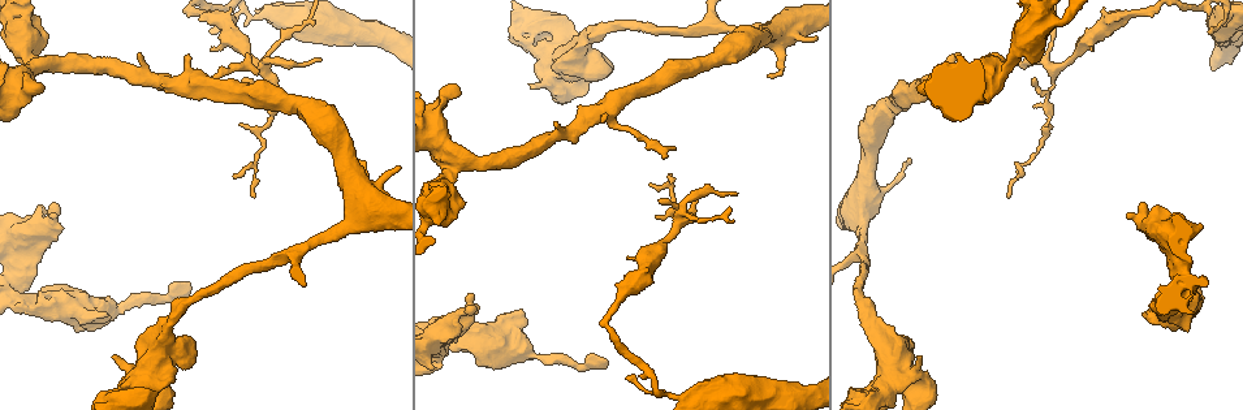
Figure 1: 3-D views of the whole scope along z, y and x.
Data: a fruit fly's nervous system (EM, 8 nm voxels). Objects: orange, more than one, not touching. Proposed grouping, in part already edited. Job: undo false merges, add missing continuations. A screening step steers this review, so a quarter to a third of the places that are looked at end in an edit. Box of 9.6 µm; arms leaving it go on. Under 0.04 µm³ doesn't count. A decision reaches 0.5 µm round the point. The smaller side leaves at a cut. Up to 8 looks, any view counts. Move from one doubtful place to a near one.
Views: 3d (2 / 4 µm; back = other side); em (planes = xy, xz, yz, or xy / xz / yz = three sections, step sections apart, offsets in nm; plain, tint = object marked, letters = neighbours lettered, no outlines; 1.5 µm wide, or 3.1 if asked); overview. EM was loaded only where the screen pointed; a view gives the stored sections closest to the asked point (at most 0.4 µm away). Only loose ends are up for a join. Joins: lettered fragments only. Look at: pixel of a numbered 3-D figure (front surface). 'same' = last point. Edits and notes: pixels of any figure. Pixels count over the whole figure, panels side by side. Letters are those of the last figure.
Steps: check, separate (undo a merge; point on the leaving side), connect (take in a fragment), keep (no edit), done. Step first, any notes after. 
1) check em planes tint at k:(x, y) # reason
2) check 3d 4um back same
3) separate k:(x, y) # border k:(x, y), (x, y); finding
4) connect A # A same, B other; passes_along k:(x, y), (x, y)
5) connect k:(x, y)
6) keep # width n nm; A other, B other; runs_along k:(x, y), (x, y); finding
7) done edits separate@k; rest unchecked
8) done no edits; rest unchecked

check 3d 2um at 1:(188, 283) # long arm stops here

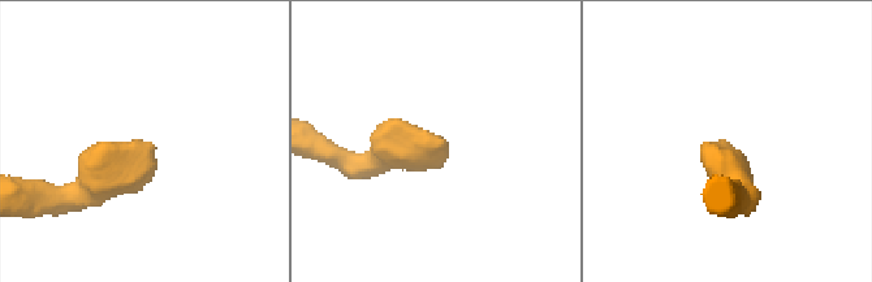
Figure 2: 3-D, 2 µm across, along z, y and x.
check em xy step 8 letters at 2:(444, 149) # shape alone is not enough

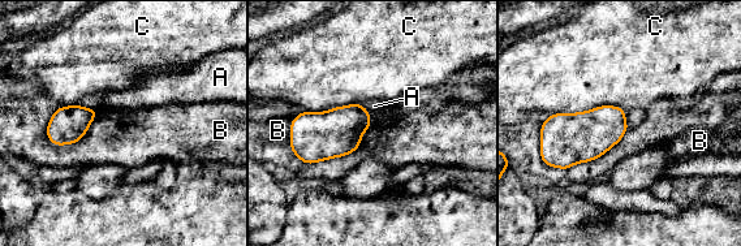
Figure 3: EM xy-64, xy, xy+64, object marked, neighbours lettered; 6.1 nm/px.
check em planes letters same

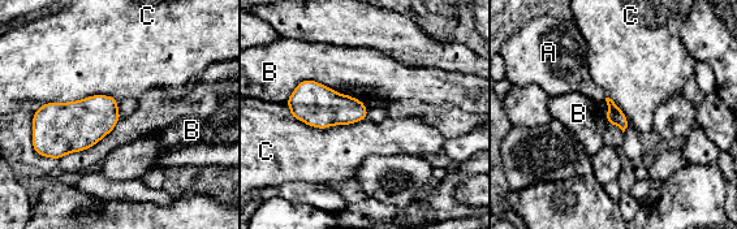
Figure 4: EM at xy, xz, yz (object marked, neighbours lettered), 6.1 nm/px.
keep # A other, B other, C other; no lettered fragment goes on from it

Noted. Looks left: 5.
check 3d 2um back at 1:(252, 19) # thick turns thin

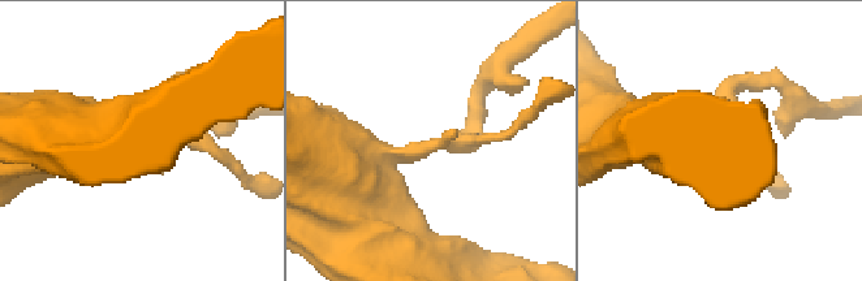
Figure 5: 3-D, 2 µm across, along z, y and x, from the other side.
check em xy step 8 tint at 5:(434, 142)

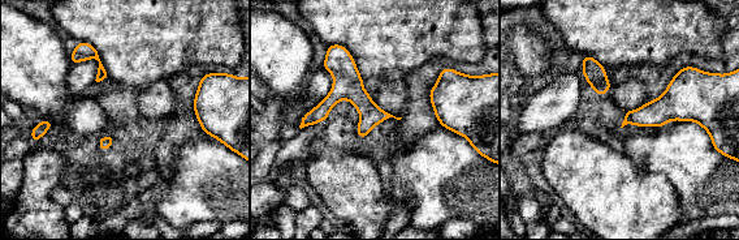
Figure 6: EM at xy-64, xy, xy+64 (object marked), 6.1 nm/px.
check em planes letters same

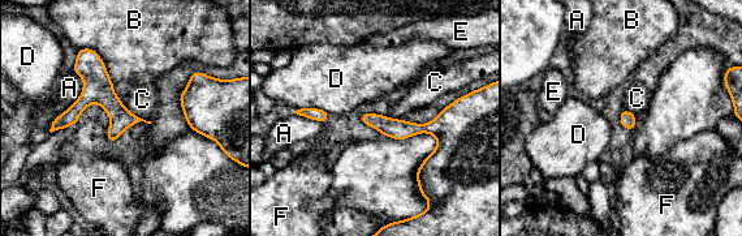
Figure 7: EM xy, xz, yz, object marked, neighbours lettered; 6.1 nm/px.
keep # A other, B other, C other, D other, E other, F other; runs_along 7:(85, 52), (115, 108), (113, 138); one cell here

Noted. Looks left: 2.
check em xz step 4 letters at 1:(737, 195) # tapers out

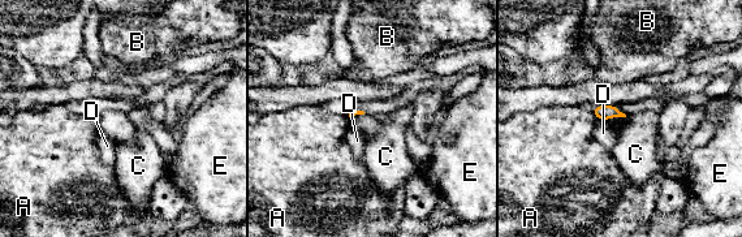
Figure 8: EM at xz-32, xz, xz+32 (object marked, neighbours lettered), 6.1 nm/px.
keep # A other, B other, C other, D other, E other; border 8:(624, 116), (613, 116), (605, 120); none of them fits

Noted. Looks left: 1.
done no edits; rest unchecked

